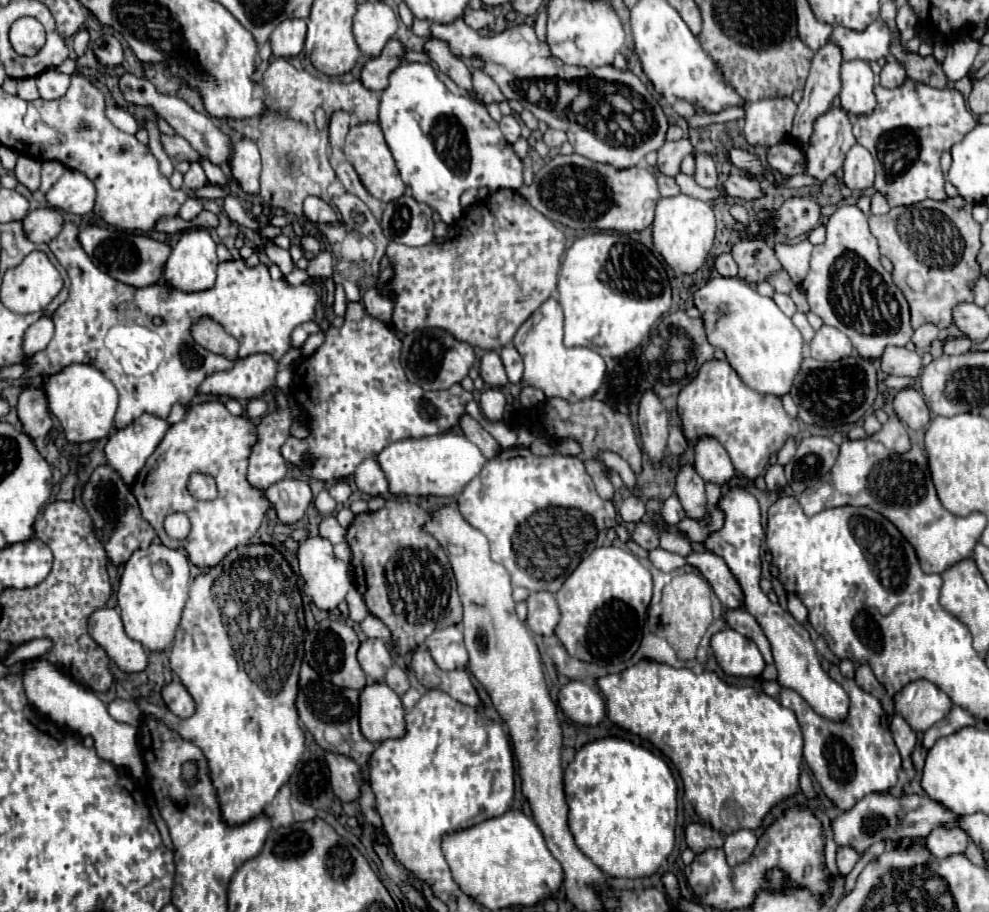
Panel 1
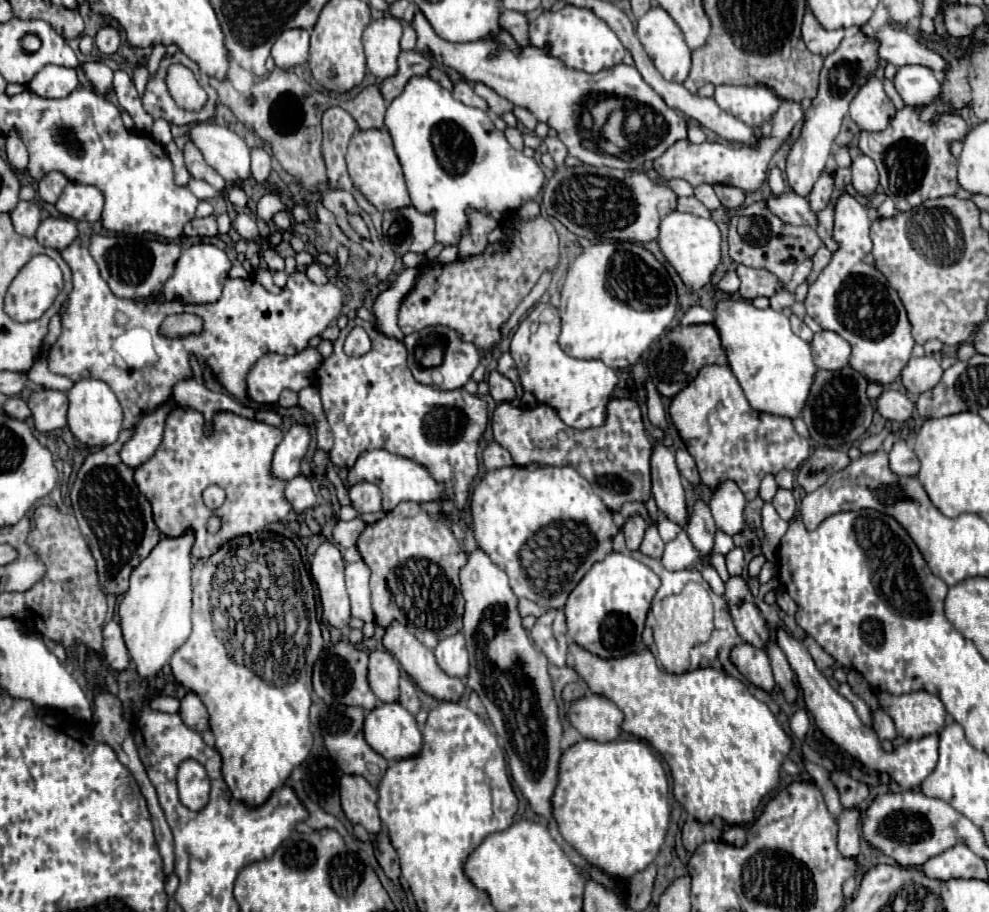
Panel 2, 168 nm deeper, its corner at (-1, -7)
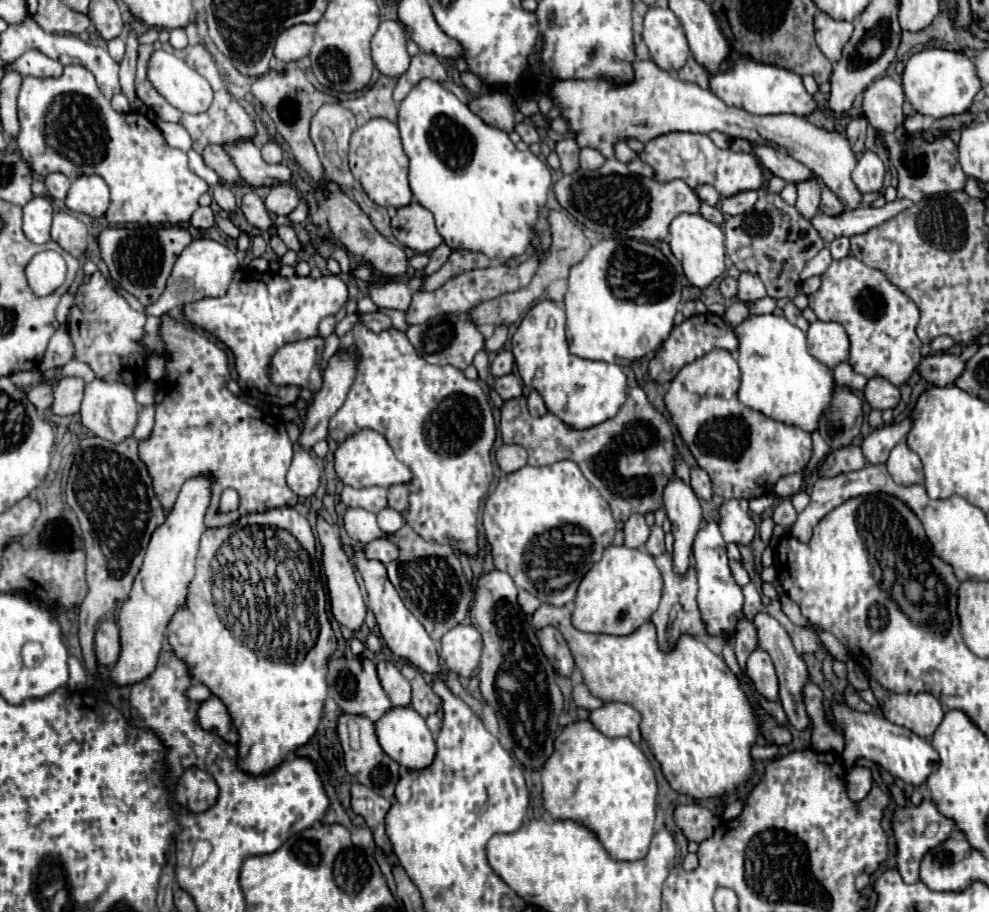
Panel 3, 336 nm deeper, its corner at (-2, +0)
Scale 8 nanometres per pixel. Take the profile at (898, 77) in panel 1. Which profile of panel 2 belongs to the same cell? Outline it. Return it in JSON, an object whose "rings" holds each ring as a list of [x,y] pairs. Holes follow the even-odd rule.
{"rings":[[[901,66],[893,84],[903,102],[911,106],[927,106],[939,98],[941,88],[941,82],[925,66]]]}

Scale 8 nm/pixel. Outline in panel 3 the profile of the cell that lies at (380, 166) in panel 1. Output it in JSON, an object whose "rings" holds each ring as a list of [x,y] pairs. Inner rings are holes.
{"rings":[[[376,117],[370,119],[366,125],[362,125],[360,129],[356,129],[350,139],[348,159],[350,159],[350,169],[354,179],[360,181],[368,197],[372,197],[372,201],[376,201],[380,207],[398,209],[412,201],[412,191],[408,185],[408,157],[402,151],[396,123]]]}

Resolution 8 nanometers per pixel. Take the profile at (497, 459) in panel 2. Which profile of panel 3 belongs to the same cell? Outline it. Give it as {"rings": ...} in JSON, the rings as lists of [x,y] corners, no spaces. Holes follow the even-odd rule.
{"rings":[[[502,445],[496,453],[496,461],[504,473],[514,473],[528,463],[528,453],[520,445]]]}

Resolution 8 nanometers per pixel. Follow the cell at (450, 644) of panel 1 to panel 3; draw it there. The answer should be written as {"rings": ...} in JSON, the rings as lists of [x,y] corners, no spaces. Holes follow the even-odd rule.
{"rings":[[[456,625],[442,637],[442,661],[448,671],[470,677],[480,665],[482,637],[474,625]]]}

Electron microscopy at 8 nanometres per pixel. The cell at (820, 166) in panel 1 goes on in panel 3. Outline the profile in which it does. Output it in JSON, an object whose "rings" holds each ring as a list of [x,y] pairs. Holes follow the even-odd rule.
{"rings":[[[822,187],[822,203],[820,203],[820,211],[822,211],[824,215],[838,217],[840,213],[846,211],[846,207],[840,203],[840,199],[838,199],[828,187]]]}

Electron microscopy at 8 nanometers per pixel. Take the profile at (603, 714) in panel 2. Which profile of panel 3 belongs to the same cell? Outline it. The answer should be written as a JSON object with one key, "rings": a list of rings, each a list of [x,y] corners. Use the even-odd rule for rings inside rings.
{"rings":[[[606,703],[602,709],[590,713],[590,721],[606,737],[628,737],[640,745],[640,713],[626,703]]]}

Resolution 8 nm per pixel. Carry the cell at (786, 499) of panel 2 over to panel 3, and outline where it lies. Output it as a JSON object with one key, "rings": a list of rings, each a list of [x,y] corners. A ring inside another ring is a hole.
{"rings":[[[790,499],[778,501],[778,505],[774,507],[774,513],[772,513],[772,521],[774,521],[776,525],[780,525],[784,531],[788,531],[788,529],[794,525],[794,521],[796,521],[796,511],[794,511]]]}

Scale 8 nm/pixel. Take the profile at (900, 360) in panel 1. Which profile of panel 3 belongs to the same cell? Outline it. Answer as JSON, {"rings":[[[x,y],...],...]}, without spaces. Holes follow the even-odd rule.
{"rings":[[[934,353],[922,359],[918,373],[930,383],[938,387],[948,387],[952,385],[960,373],[964,371],[964,361],[958,355],[952,353]]]}

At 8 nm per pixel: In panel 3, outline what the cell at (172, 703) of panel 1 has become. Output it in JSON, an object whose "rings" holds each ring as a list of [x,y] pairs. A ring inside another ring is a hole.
{"rings":[[[214,695],[200,705],[200,709],[198,709],[198,723],[206,731],[212,731],[212,733],[218,733],[218,729],[220,729],[220,737],[224,737],[228,731],[234,729],[232,717],[230,717],[226,705]]]}

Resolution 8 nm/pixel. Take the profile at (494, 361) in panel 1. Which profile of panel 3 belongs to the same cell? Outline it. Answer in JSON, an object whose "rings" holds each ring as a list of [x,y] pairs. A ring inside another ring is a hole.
{"rings":[[[504,375],[504,377],[498,377],[496,379],[496,385],[494,389],[498,391],[498,395],[508,401],[508,399],[516,399],[522,395],[522,383],[516,375]]]}

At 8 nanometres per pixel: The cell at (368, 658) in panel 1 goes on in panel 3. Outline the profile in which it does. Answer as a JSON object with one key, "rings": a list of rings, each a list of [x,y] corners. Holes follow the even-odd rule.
{"rings":[[[392,661],[378,663],[378,677],[394,707],[410,707],[410,701],[412,701],[410,683],[402,677],[400,669]]]}

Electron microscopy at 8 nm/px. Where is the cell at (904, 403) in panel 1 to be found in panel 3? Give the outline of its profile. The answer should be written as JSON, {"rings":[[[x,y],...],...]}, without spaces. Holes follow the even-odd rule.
{"rings":[[[872,377],[864,387],[864,397],[872,409],[894,409],[900,401],[900,389],[884,377]]]}

